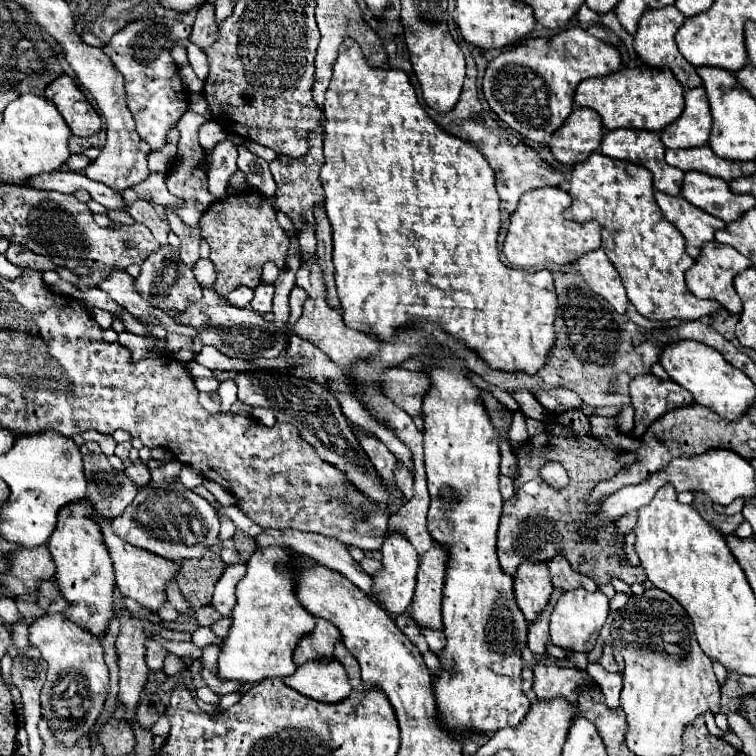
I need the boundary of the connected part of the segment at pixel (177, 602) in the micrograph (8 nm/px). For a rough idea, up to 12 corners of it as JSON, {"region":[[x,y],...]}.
{"region":[[175,581],[167,587],[167,599],[177,611],[185,611],[187,605]]}

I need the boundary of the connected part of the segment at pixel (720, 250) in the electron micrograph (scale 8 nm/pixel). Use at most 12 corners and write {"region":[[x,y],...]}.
{"region":[[705,243],[685,273],[687,289],[741,315],[733,277],[751,259],[737,249]]}

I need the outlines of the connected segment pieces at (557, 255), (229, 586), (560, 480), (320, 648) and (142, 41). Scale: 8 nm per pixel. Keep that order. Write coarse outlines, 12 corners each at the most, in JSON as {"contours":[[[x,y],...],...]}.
{"contours":[[[559,187],[527,191],[503,241],[513,267],[573,263],[601,247],[597,221],[567,221]],[[245,565],[225,569],[215,585],[211,605],[231,617],[237,603],[235,587]],[[547,461],[539,475],[549,487],[563,489],[569,483],[559,461]],[[317,619],[297,643],[293,661],[333,657],[339,631]],[[127,23],[103,51],[153,151],[189,107],[171,57],[191,25]]]}

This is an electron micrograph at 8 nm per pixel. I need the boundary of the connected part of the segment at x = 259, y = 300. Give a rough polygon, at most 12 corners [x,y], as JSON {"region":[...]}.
{"region":[[261,281],[251,301],[253,311],[271,311],[275,287]]}

